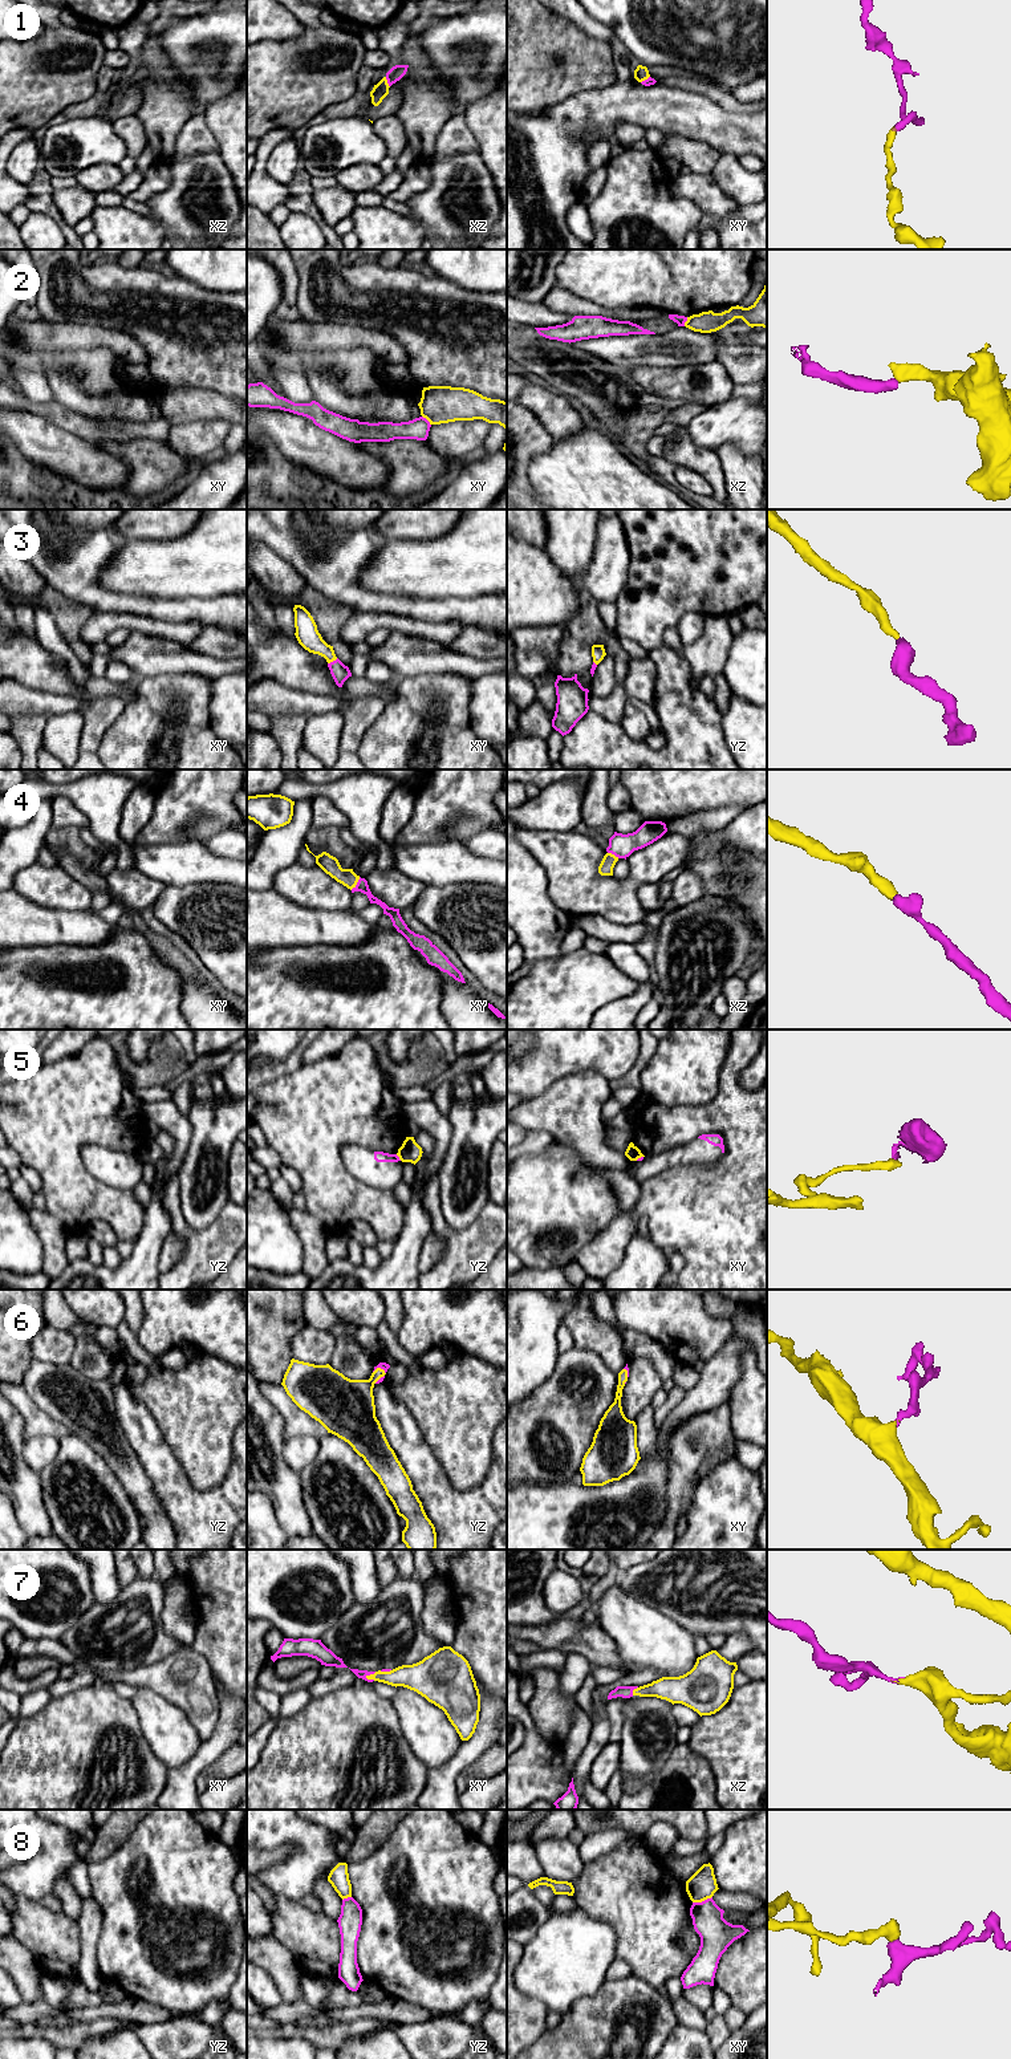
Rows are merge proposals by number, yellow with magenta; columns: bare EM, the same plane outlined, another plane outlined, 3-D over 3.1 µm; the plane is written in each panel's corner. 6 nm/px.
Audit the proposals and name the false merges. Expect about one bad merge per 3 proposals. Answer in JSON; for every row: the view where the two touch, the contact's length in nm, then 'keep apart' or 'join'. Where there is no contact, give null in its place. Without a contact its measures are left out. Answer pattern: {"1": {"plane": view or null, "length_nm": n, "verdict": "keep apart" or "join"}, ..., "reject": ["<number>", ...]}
{"1": {"plane": "xz", "length_nm": 70, "verdict": "keep apart"}, "2": {"plane": "xy", "length_nm": 80, "verdict": "keep apart"}, "3": {"plane": "xy", "length_nm": 70, "verdict": "join"}, "4": {"plane": "xy", "length_nm": 100, "verdict": "join"}, "5": {"plane": "yz", "length_nm": 50, "verdict": "keep apart"}, "6": {"plane": "yz", "length_nm": 110, "verdict": "join"}, "7": {"plane": "xy", "length_nm": 80, "verdict": "join"}, "8": {"plane": "xy", "length_nm": 130, "verdict": "keep apart"}, "reject": ["1", "2", "5", "8"]}

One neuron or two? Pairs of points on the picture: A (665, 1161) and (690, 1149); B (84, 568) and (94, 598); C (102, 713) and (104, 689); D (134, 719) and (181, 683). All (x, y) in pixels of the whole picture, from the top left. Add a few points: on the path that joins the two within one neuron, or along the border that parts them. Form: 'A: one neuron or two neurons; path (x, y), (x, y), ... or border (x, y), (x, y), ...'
A: one neuron; path (672, 1158), (683, 1154)
B: one neuron; path (84, 576), (84, 587), (88, 591)
C: two neurons; border (88, 703), (109, 697), (121, 697), (128, 703)
D: one neuron; path (146, 718), (169, 695)

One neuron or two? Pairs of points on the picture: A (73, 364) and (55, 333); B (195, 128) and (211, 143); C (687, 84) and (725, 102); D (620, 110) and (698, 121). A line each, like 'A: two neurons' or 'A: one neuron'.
A: two neurons
B: one neuron
C: one neuron
D: one neuron

